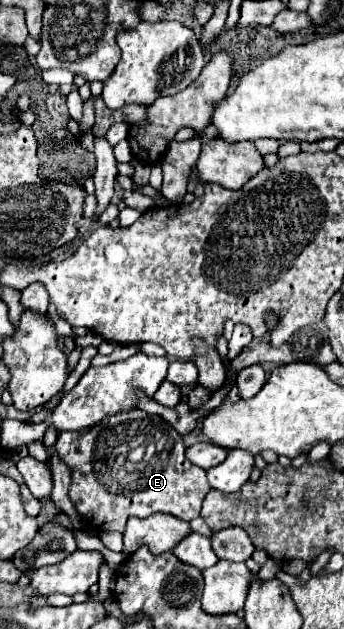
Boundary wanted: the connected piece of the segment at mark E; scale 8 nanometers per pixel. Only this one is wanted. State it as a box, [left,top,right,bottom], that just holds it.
[54,410,210,532]

